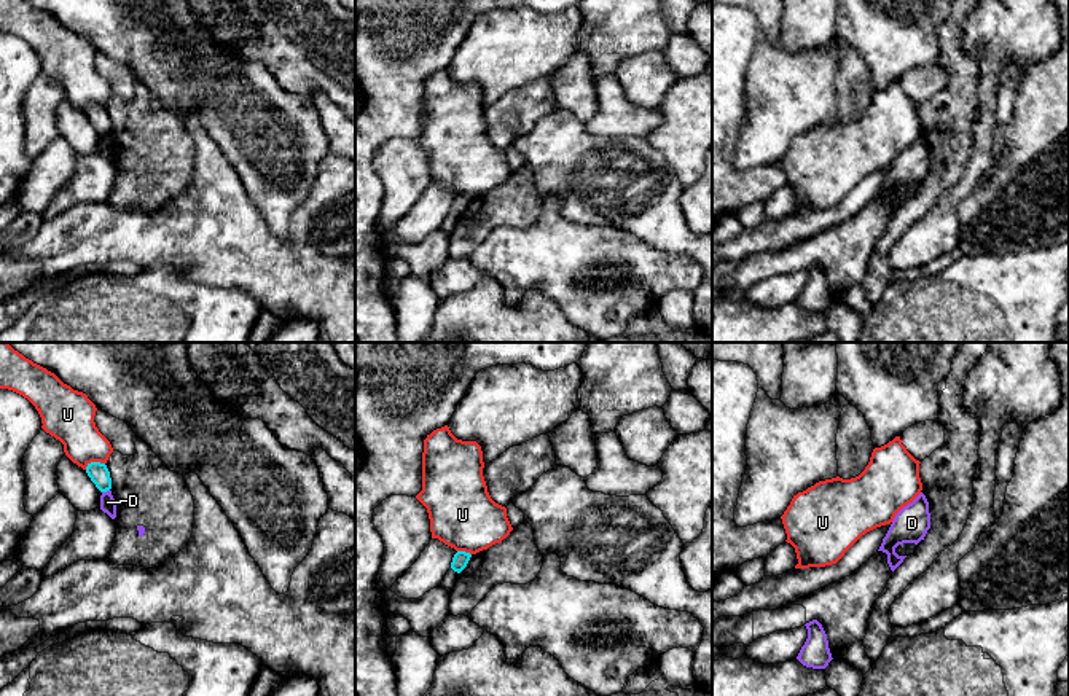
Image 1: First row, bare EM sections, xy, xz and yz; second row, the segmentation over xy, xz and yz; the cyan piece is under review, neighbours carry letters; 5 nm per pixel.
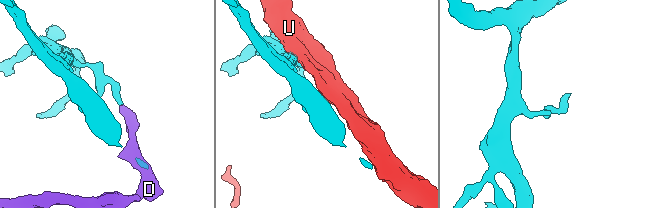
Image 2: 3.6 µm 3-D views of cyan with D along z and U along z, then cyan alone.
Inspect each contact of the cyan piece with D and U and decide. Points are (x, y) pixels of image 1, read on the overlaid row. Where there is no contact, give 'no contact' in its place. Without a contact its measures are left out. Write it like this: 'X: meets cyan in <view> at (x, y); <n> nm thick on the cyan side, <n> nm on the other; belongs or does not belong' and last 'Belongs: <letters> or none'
D: meets cyan in xy at (105, 491); 100 nm thick on the cyan side, 80 nm on the other; does not belong
U: meets cyan in xy at (94, 462); 100 nm thick on the cyan side, 240 nm on the other; does not belong
Belongs: none

